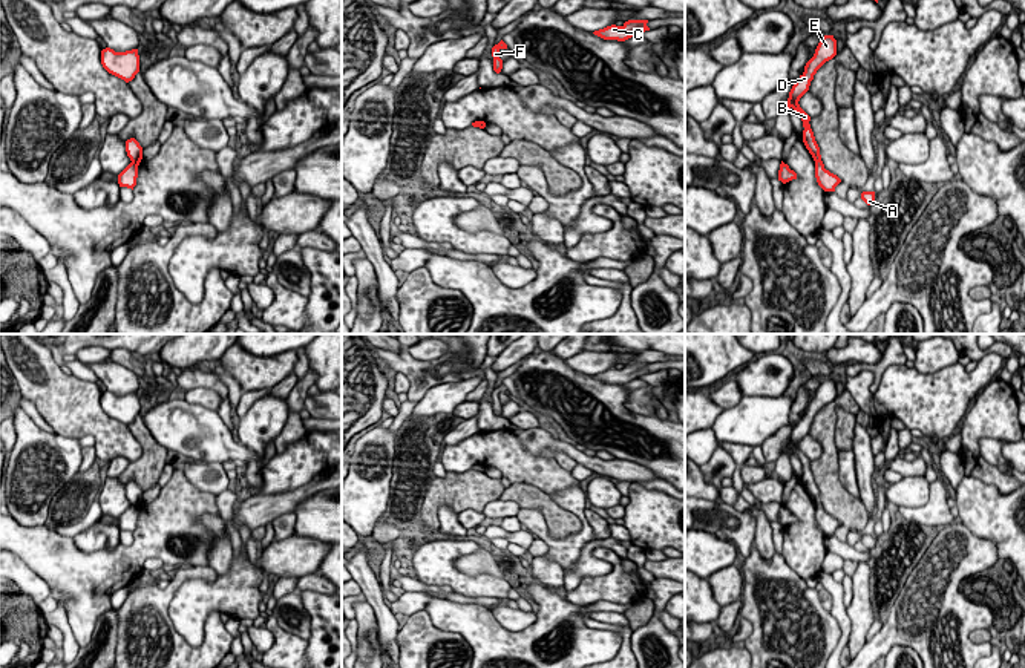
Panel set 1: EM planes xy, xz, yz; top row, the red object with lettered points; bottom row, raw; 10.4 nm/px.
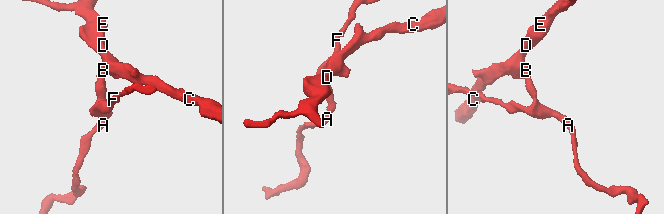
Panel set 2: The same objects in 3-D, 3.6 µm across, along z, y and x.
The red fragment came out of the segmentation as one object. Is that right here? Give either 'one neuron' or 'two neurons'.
two neurons

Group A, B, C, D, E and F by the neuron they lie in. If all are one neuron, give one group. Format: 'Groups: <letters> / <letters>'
Groups: A F / B C D E

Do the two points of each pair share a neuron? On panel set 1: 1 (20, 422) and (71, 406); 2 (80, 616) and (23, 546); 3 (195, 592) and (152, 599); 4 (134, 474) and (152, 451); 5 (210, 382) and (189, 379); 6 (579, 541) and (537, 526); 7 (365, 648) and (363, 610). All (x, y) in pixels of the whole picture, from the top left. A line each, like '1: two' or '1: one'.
1: two
2: one
3: two
4: one
5: one
6: one
7: one

